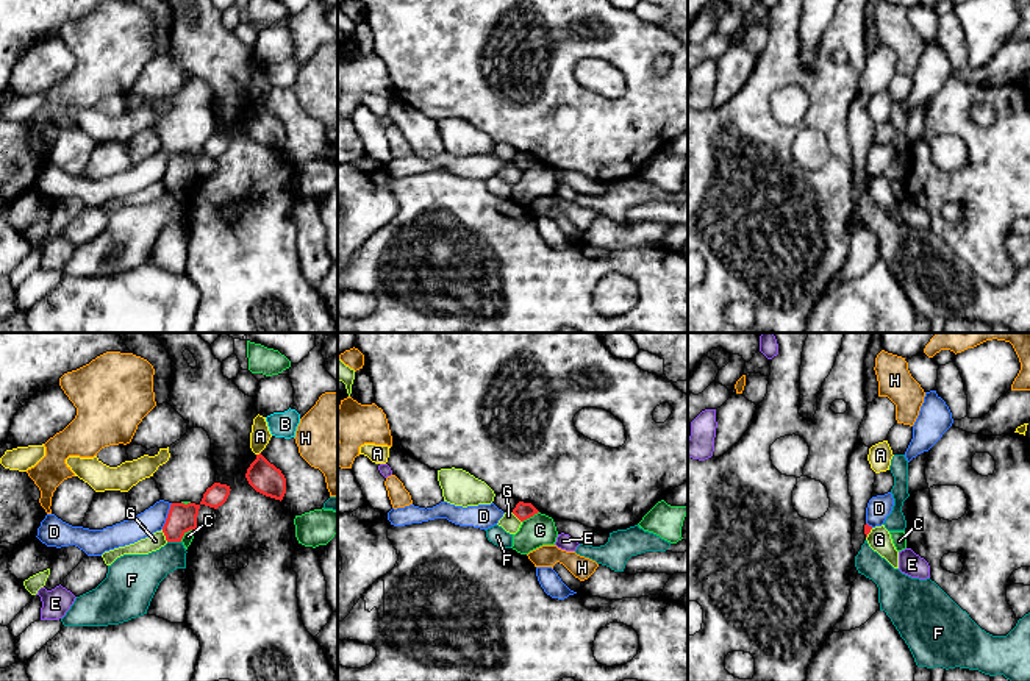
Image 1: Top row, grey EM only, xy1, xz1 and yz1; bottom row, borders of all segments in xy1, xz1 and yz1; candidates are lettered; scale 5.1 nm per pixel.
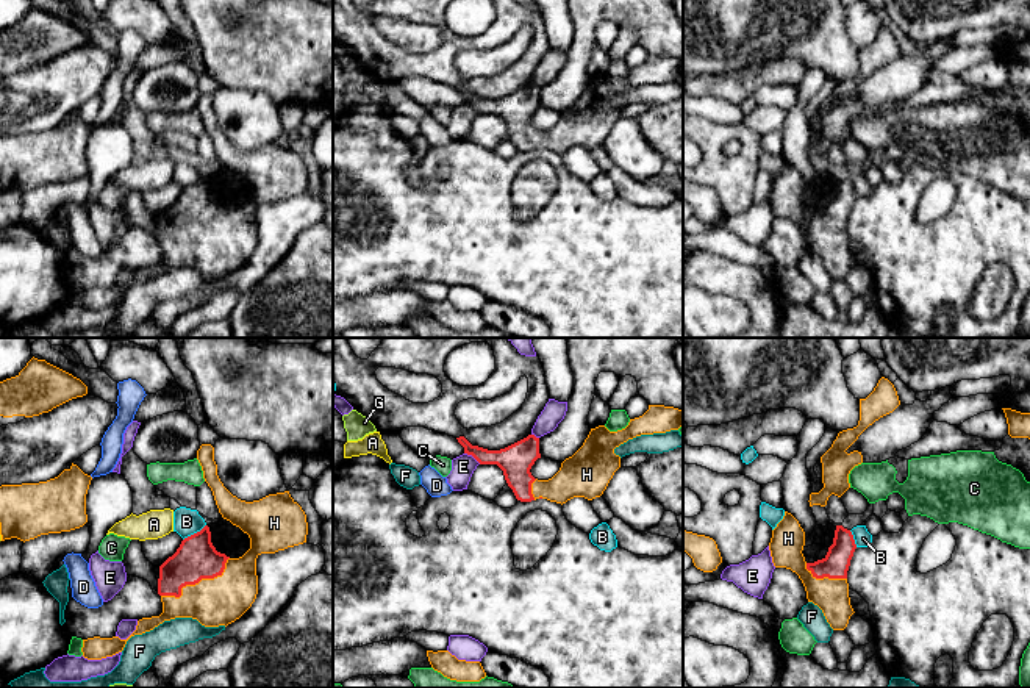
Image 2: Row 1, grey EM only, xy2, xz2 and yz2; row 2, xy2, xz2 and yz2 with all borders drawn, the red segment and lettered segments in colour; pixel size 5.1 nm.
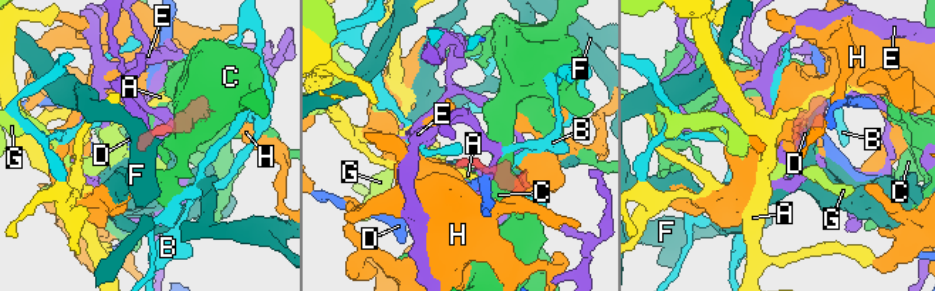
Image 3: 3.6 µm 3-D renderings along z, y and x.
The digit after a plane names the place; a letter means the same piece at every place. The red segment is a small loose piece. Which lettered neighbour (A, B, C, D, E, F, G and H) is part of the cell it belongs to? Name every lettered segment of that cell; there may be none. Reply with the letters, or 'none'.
H

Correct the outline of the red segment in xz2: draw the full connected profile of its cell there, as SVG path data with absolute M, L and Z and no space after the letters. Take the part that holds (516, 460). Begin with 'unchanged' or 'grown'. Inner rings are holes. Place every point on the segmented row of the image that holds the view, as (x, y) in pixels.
grown | M649 405L649 410L617 432L605 425L591 428L583 446L561 463L560 471L549 480L538 480L530 469L539 453L539 438L527 438L500 450L472 446L464 436L456 438L464 453L472 455L480 464L497 464L508 486L520 502L539 497L566 503L574 497L592 500L606 489L614 472L621 468L621 457L614 449L641 435L666 433L683 427L683 410L664 405Z

